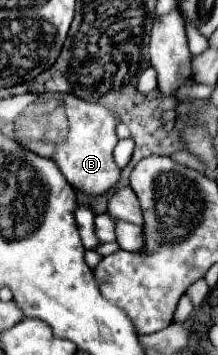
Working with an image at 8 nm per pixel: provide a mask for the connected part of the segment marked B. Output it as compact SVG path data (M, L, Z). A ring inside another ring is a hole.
M57 94L57 98L61 98L61 102L65 104L69 118L69 138L59 144L49 144L49 152L53 152L51 158L75 190L85 192L87 196L101 196L117 184L121 174L121 170L113 162L113 148L117 144L115 130L119 118L111 108L95 100L81 100L69 94Z

